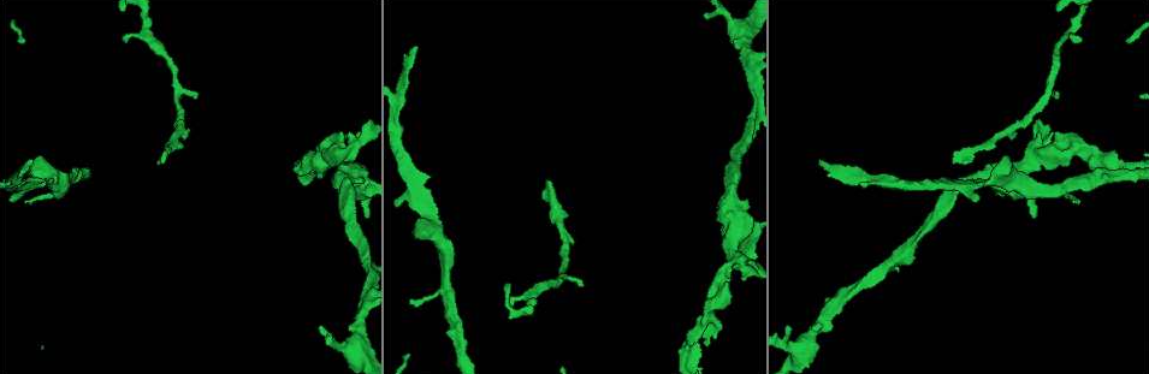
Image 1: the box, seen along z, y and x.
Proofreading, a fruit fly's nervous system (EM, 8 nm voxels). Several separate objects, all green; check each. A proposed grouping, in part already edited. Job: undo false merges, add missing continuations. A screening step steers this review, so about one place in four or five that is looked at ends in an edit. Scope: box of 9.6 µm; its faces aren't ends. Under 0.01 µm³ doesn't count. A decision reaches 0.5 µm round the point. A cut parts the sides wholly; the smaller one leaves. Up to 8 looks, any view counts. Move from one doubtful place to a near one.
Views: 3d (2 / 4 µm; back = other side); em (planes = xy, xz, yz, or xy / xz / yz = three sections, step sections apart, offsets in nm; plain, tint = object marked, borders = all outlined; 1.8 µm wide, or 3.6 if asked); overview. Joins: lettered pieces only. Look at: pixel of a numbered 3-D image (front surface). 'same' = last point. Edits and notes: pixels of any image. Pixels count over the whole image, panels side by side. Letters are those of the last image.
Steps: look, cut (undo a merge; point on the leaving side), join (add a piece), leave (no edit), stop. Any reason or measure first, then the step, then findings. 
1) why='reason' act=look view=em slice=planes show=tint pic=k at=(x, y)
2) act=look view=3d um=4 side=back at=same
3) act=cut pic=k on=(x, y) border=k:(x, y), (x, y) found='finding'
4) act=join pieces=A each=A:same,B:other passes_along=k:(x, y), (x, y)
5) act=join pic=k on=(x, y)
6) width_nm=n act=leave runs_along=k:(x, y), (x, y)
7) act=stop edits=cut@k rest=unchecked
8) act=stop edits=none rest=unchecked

why='free end' act=look view=em slice=planes show=borders pic=1 at=(360, 131)

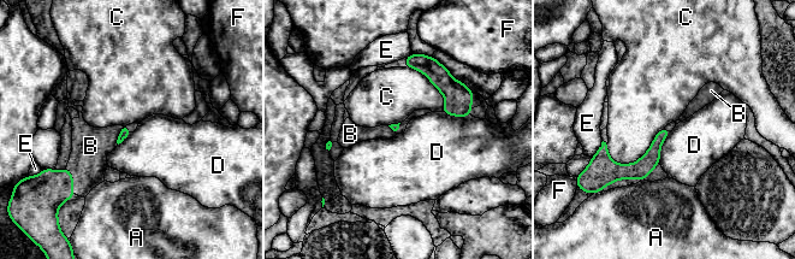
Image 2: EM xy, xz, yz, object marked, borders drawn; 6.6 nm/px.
act=join pieces=B each=A:other,B:same,C:other,D:other,E:other,F:other found='the neuron continues'

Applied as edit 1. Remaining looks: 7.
act=look view=em slice=xz step=4 show=borders pic=1 at=(161, 161)

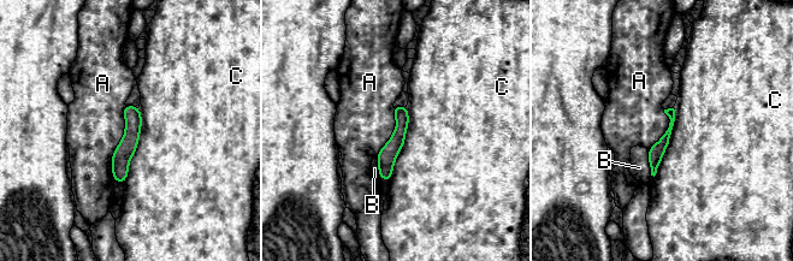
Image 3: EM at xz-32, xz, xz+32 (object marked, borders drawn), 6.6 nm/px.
act=look view=em slice=planes show=borders at=same

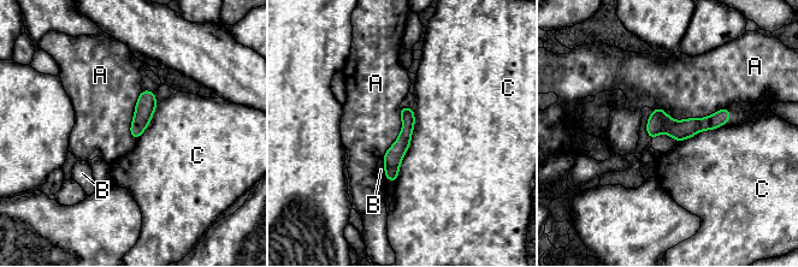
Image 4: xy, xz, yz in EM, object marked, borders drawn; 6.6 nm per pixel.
act=leave each=A:other,B:other,C:other found='no lettered piece goes on from it'

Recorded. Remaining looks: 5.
why='thin end' act=look view=3d um=2 pic=1 at=(1081, 42)

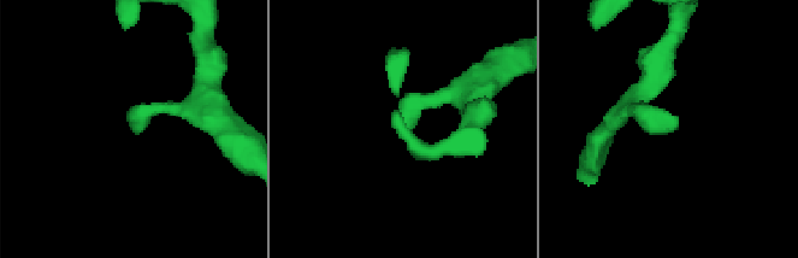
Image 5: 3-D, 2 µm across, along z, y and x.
act=look view=em slice=planes show=borders pic=5 at=(133, 123)

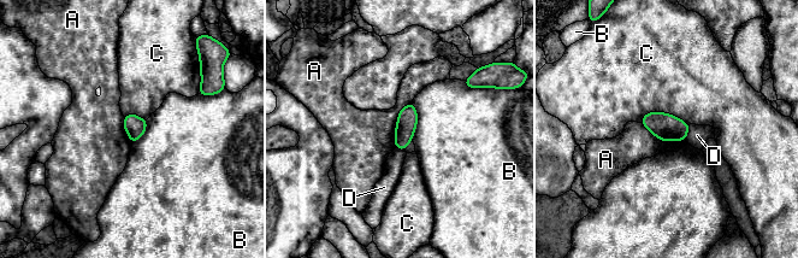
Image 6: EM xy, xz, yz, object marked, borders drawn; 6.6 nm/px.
act=leave each=A:other,B:other,C:other,D:other found='none of them fits'

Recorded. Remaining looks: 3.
act=stop edits=join@2 rest=unchecked

